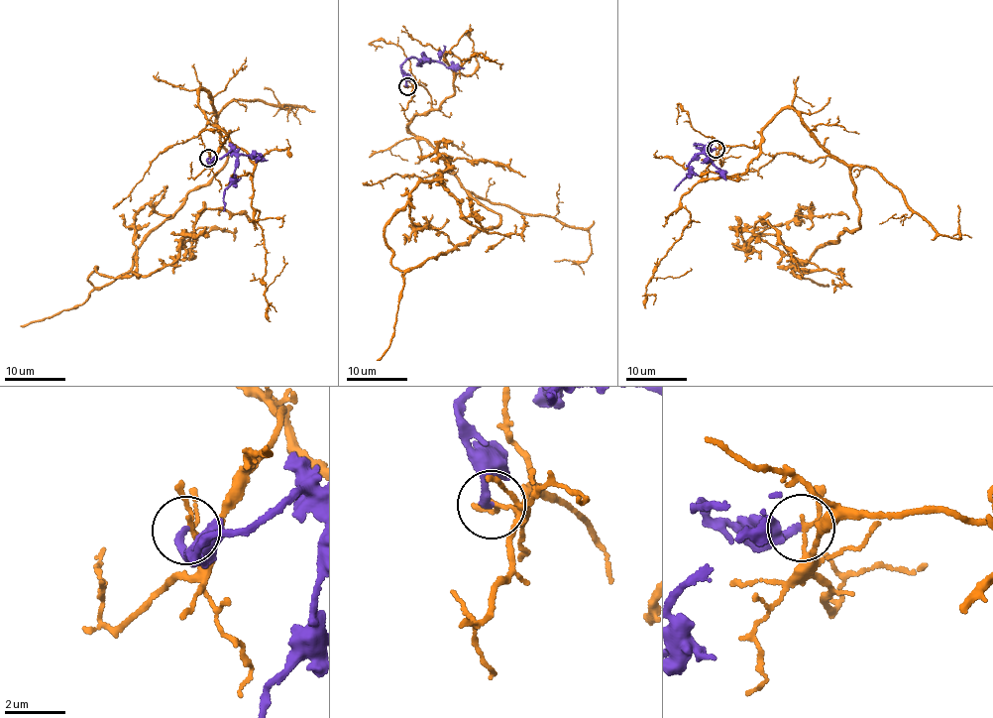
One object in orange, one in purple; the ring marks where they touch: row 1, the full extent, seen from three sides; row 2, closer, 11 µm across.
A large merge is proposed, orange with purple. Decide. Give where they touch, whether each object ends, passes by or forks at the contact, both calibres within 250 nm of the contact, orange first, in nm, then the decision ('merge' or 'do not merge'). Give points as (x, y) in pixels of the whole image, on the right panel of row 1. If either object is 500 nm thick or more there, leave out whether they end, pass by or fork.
place (716, 149); orange passes by; purple ends; calibres 110 and 240 nm; do not merge

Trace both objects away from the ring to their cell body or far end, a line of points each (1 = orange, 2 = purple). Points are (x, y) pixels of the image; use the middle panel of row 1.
1: (408, 86), (431, 96), (410, 130), (501, 217), (392, 265), (384, 227), (437, 174), (484, 231), (526, 223)
2: (406, 86), (402, 64), (407, 59), (425, 57), (422, 55), (424, 58), (421, 65), (420, 62)

